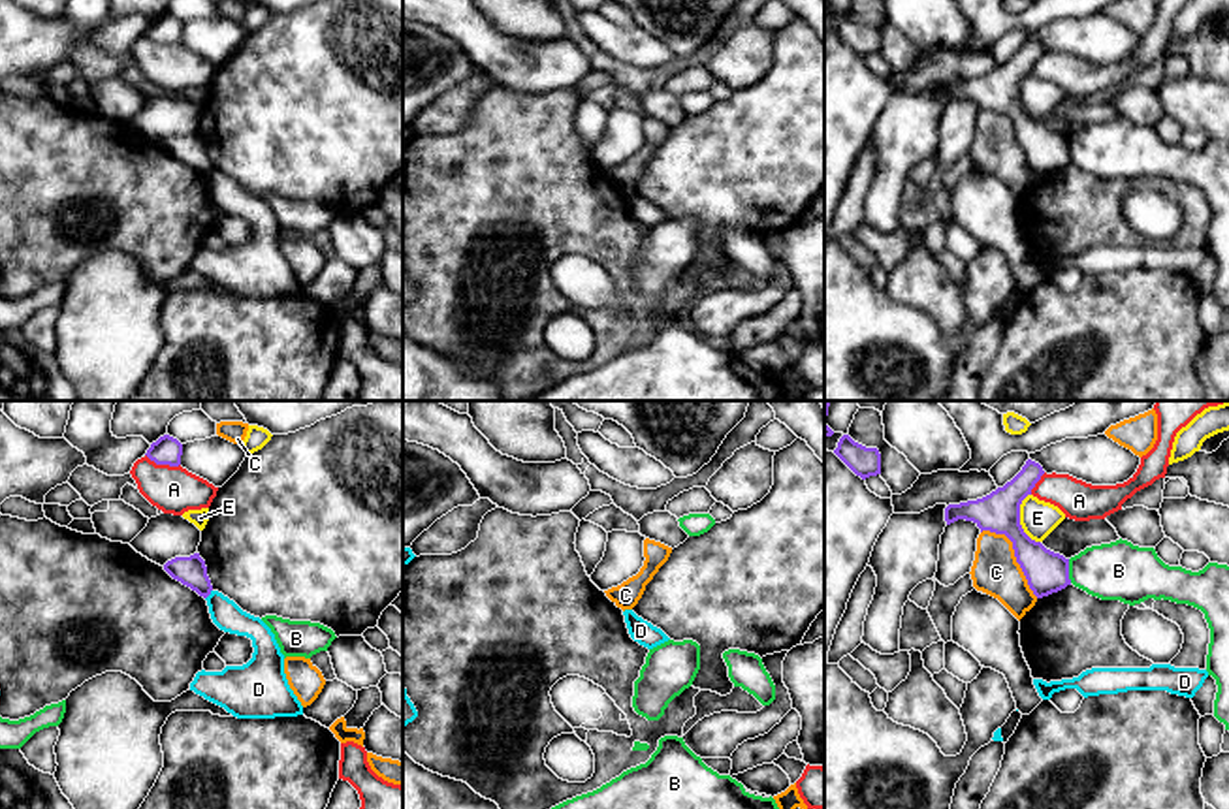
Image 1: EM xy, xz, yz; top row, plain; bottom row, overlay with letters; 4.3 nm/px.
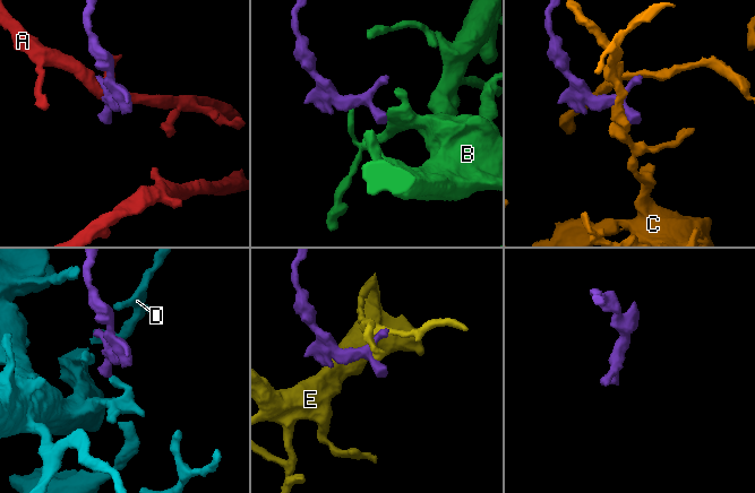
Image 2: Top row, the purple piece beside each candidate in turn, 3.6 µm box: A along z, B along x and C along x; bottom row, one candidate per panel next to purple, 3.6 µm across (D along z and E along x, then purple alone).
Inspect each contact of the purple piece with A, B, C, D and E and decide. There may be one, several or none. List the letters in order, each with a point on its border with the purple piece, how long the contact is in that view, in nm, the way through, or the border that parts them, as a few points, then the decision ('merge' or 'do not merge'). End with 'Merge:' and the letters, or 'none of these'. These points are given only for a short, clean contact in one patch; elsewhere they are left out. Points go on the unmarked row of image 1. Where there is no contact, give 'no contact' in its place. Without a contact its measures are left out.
A: contact xy (162, 42); length 160 nm; border xy (145, 32), (157, 42), (179, 44); do not merge
B: contact yz (1068, 149); length 110 nm; border yz (1068, 138), (1068, 157), (1071, 160); do not merge
C: contact yz (1015, 134); length 380 nm; do not merge
D: contact xy (209, 172); length 50 nm; border xy (211, 168), (206, 177); do not merge
E: contact yz (1019, 98); length 220 nm; border yz (1028, 72), (1021, 83), (1021, 106), (1039, 121); do not merge
Merge: none of these

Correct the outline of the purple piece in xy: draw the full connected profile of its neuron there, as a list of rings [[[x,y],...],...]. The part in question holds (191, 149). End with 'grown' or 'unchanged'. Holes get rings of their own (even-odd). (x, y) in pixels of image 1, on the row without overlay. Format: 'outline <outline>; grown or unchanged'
outline [[[200,132],[190,135],[175,135],[164,143],[164,149],[183,164],[196,169],[200,175],[207,177],[213,169],[211,158],[207,154],[205,139]]]; unchanged

